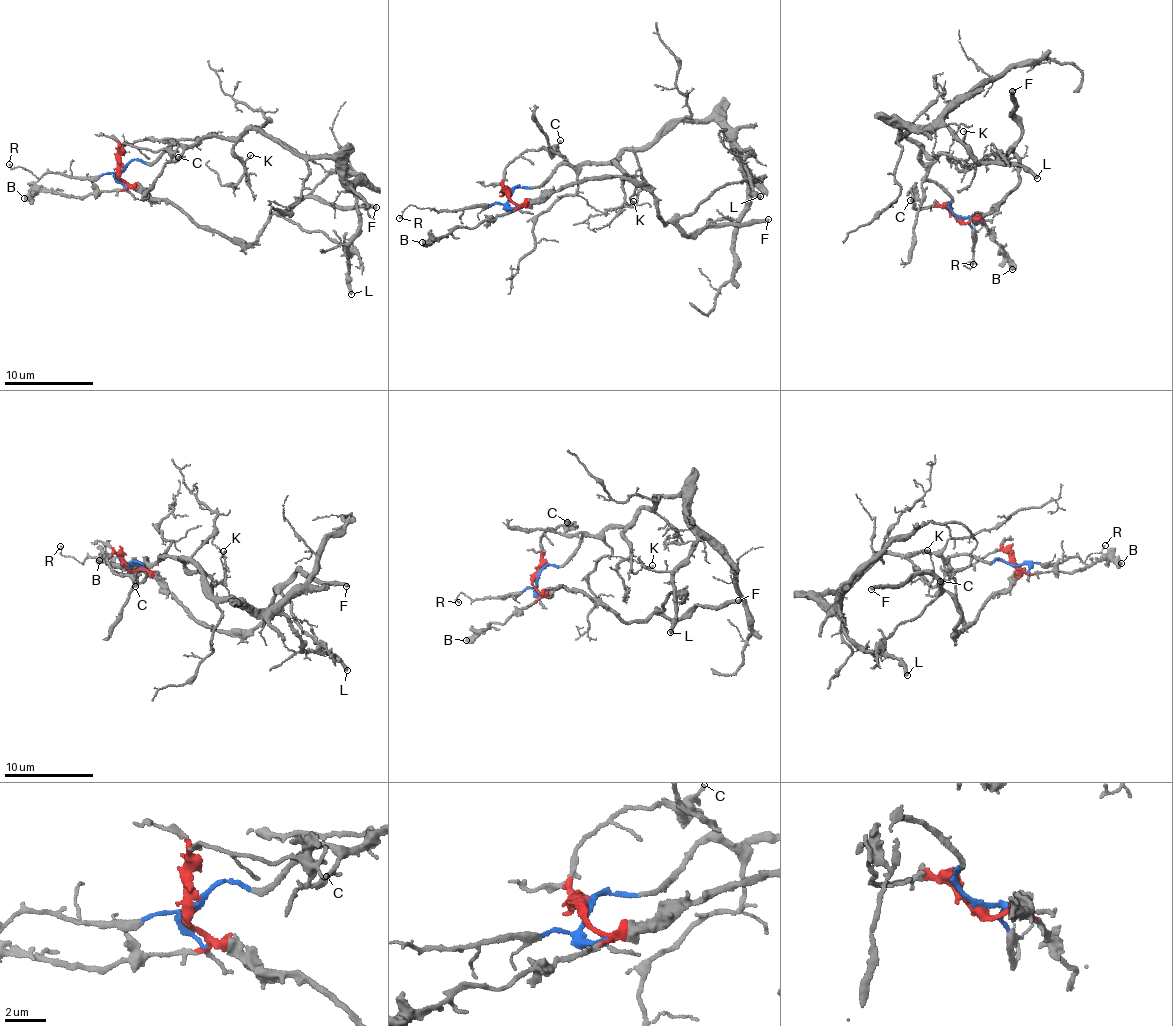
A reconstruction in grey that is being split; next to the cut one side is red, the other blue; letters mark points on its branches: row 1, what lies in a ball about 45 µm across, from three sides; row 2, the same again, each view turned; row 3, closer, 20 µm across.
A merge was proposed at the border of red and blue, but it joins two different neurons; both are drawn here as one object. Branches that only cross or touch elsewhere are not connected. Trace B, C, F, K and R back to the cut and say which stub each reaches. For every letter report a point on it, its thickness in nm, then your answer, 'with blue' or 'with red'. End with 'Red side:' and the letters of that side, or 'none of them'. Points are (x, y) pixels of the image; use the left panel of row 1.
B: place (24, 198); calibre 440 nm; with red
C: place (178, 157); calibre 110 nm; with red
F: place (376, 207); calibre 340 nm; with red
K: place (250, 155); calibre 120 nm; with blue
R: place (9, 164); calibre 90 nm; with blue
Red side: B, C, F

